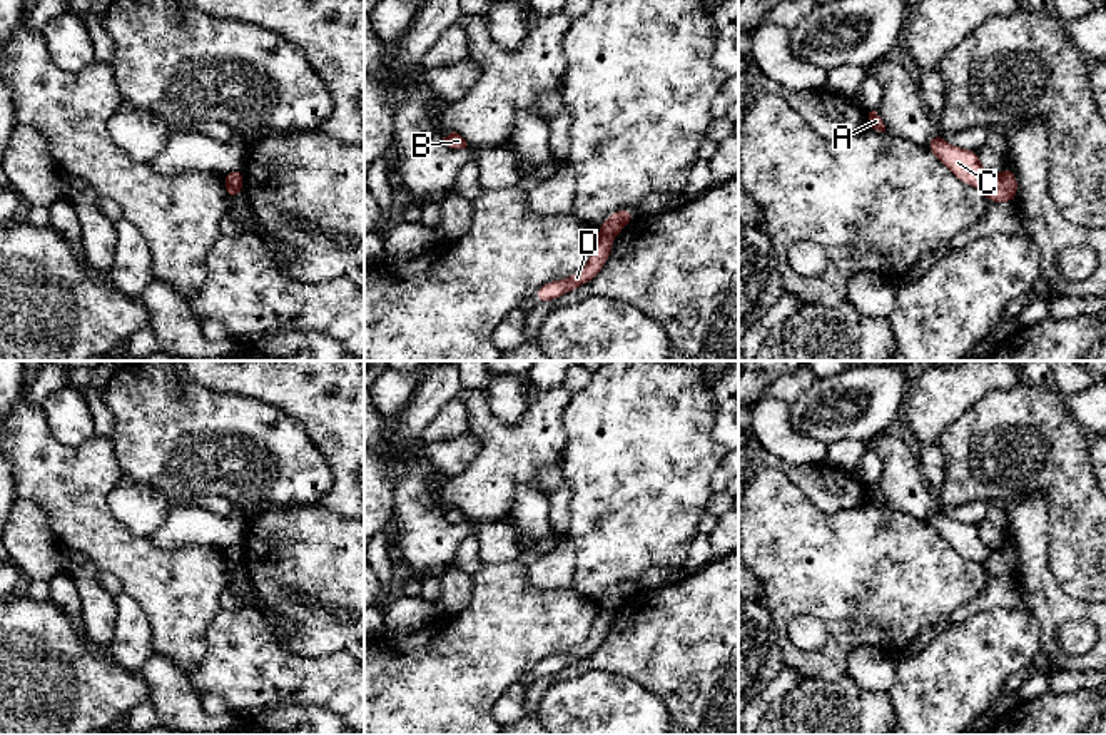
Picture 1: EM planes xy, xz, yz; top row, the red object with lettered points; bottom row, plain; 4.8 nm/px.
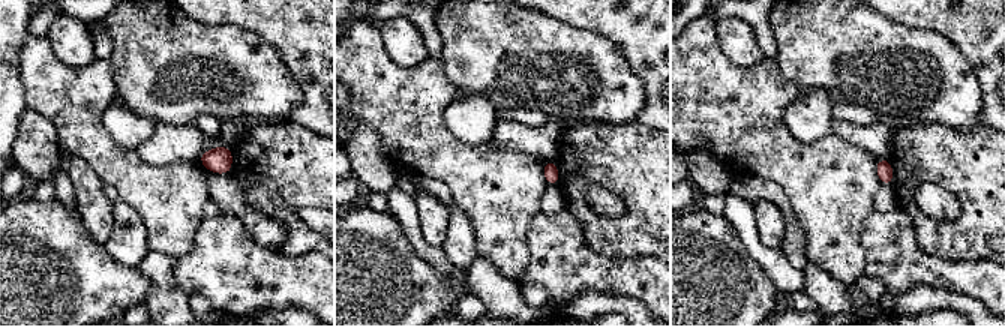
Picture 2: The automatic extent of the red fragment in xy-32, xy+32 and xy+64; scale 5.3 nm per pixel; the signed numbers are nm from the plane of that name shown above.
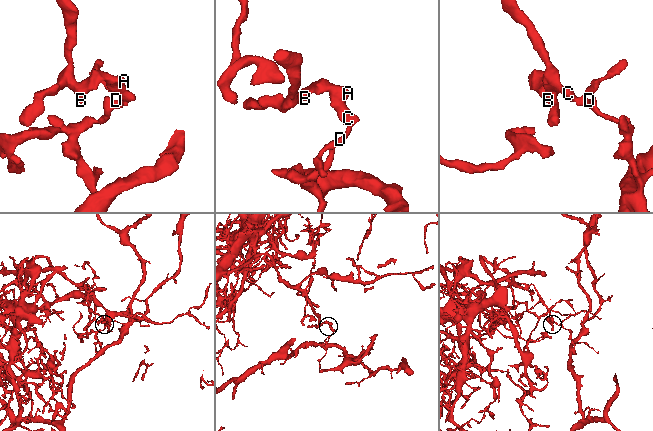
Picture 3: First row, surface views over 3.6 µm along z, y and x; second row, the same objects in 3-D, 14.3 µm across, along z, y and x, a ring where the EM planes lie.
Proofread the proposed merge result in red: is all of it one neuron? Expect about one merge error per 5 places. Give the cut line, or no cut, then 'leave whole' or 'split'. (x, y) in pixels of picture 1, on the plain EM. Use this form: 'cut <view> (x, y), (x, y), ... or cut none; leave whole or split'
cut yz (991, 550), (983, 563); split

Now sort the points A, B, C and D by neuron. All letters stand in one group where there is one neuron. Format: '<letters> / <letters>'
A B C / D

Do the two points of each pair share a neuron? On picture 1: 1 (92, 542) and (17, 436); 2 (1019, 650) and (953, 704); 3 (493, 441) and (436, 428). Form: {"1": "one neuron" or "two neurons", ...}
{"1": "one neuron", "2": "one neuron", "3": "two neurons"}

